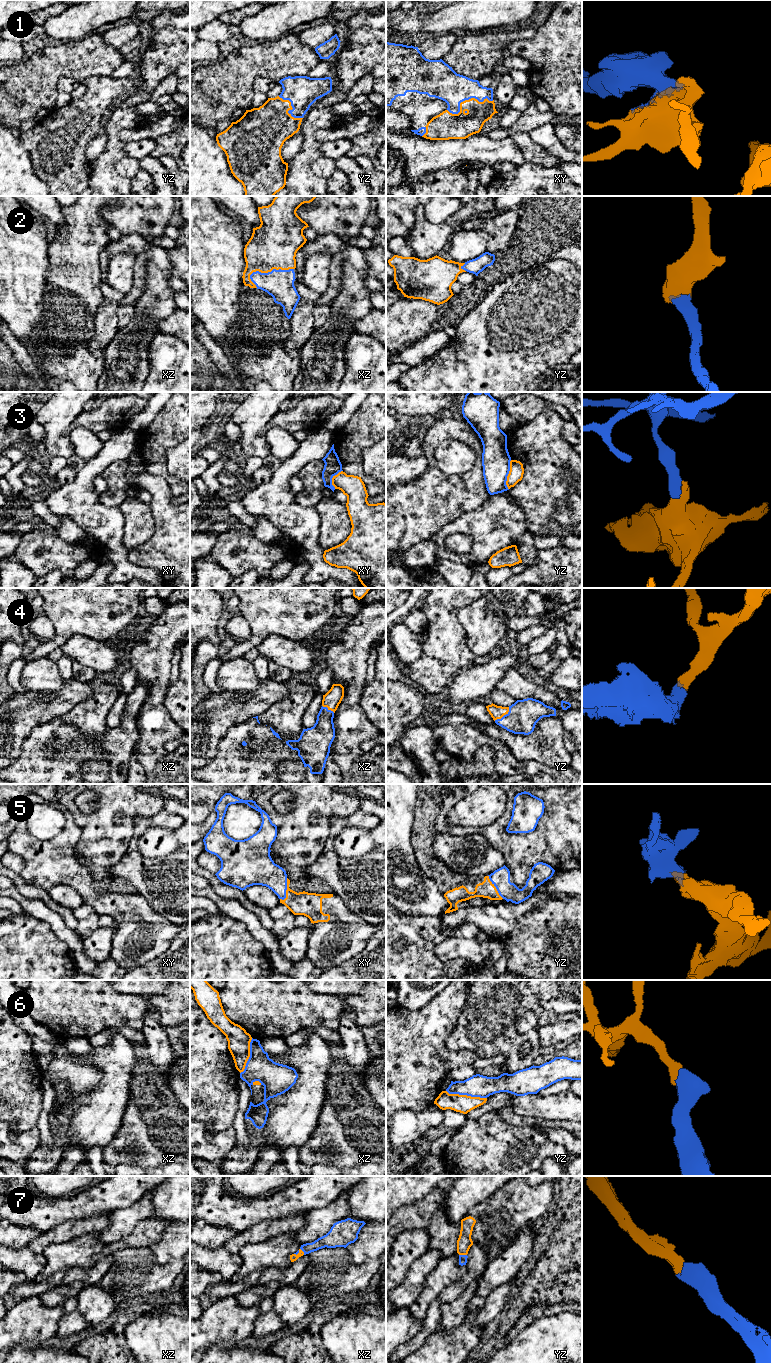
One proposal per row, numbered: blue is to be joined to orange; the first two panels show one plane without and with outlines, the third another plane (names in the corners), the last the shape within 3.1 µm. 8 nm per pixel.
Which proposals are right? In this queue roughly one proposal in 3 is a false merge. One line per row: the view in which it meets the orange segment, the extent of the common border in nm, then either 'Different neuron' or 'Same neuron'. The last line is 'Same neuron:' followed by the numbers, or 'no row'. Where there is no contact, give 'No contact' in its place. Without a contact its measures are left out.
1: Touches orange in xy. Shared border 380 nm. Same neuron
2: Touches orange in xz. Shared border 360 nm. Same neuron
3: Touches orange in yz. Shared border 240 nm. Different neuron
4: Touches orange in yz. Shared border 170 nm. Same neuron
5: Touches orange in xy. Shared border 190 nm. Same neuron
6: Touches orange in yz. Shared border 340 nm. Different neuron
7: Touches orange in xz. Shared border 90 nm. Same neuron
Same neuron: 1, 2, 4, 5, 7

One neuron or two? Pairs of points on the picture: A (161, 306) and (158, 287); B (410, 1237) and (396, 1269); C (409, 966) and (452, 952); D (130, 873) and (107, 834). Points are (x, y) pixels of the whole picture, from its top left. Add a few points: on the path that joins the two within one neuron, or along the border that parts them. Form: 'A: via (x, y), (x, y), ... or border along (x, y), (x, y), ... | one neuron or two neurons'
A: via (161, 301), (162, 299), (158, 292) | one neuron
B: via (409, 1245), (400, 1261) | one neuron
C: border along (448, 936), (434, 950), (434, 953), (444, 963) | two neurons
D: border along (132, 838), (127, 853), (110, 869), (114, 877) | two neurons

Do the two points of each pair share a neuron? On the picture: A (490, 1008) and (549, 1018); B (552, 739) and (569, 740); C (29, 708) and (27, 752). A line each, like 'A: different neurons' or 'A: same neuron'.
A: same neuron
B: different neurons
C: different neurons

